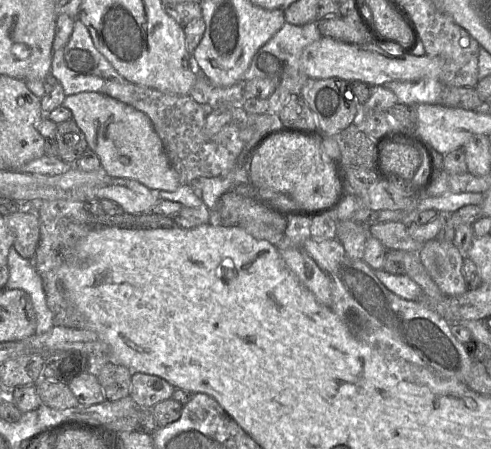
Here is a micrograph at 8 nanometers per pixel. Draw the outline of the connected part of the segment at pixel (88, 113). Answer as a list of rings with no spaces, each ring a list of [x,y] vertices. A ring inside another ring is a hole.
[[[92,91],[66,95],[62,106],[72,112],[72,120],[85,135],[88,149],[98,155],[101,169],[109,177],[135,180],[152,191],[175,191],[181,185],[151,120],[142,111],[110,96]]]

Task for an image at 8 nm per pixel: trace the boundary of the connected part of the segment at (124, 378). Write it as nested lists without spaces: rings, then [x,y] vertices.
[[[106,363],[100,370],[97,379],[105,398],[108,401],[118,401],[130,396],[131,371],[120,364]]]

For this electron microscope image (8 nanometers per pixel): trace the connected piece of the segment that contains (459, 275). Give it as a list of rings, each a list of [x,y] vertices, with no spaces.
[[[435,238],[424,243],[419,251],[423,266],[443,294],[457,297],[467,290],[463,275],[465,257],[453,242]]]

